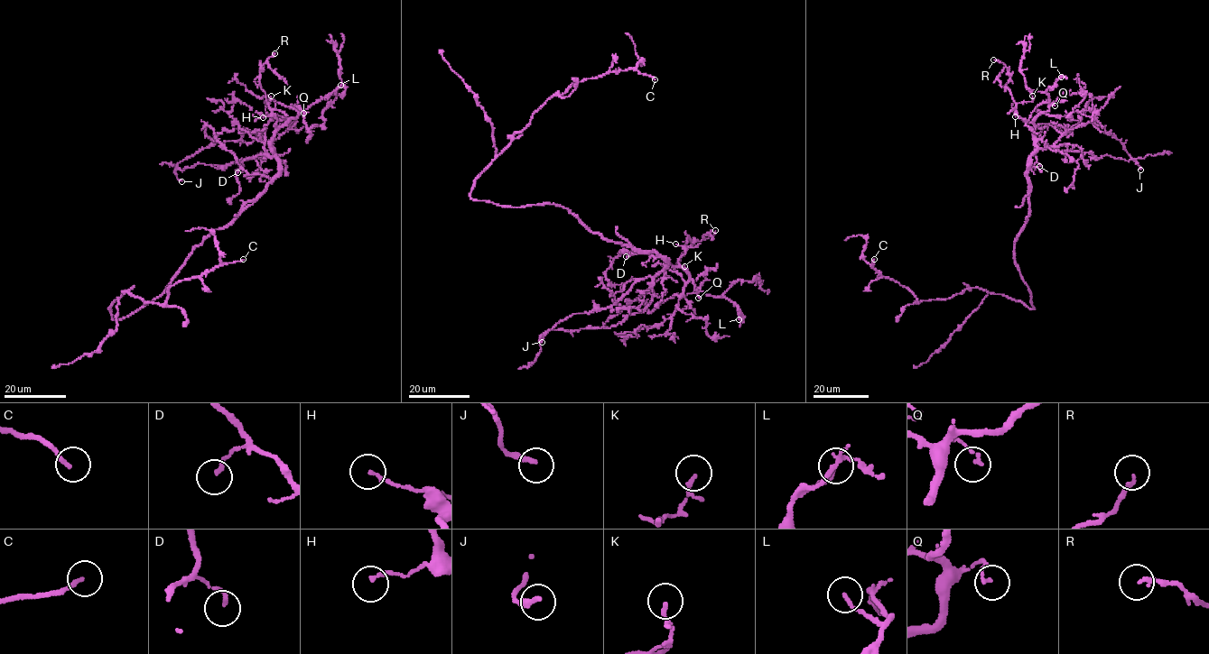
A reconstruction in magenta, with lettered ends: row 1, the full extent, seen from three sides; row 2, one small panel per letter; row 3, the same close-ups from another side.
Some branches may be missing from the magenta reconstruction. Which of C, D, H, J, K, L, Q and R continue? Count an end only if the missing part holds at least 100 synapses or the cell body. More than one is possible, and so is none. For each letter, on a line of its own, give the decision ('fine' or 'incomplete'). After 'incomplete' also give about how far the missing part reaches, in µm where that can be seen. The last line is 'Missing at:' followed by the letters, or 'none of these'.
C: fine
D: fine
H: fine
J: fine
K: fine
L: fine
Q: fine
R: fine
Missing at: none of these

